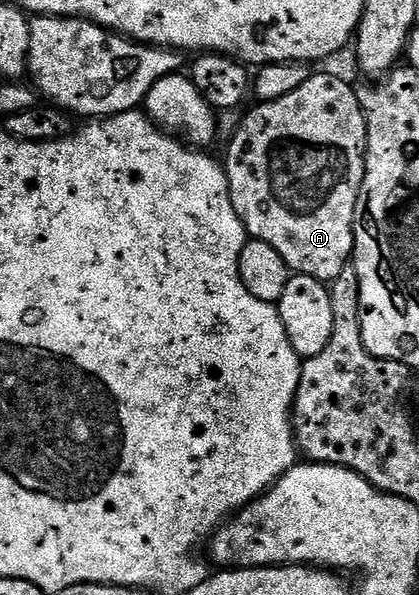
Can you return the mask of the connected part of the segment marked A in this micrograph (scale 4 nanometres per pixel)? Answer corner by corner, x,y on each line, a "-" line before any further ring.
318,72
311,75
296,90
290,91
288,95
282,95
273,101
261,101
244,117
244,122
236,129
232,142
228,145
228,161
226,160
226,172
228,175
228,190
230,199
234,203
234,211
238,219
242,219
244,230
248,232
249,238
253,241
270,243
282,259
286,259
289,270
293,274
301,273
307,277
313,277
325,283
331,283
342,275
342,271
349,265
354,251
354,215
360,188
364,182
364,154
368,147
368,119
364,108
353,86
348,86
340,77
331,77
328,73

